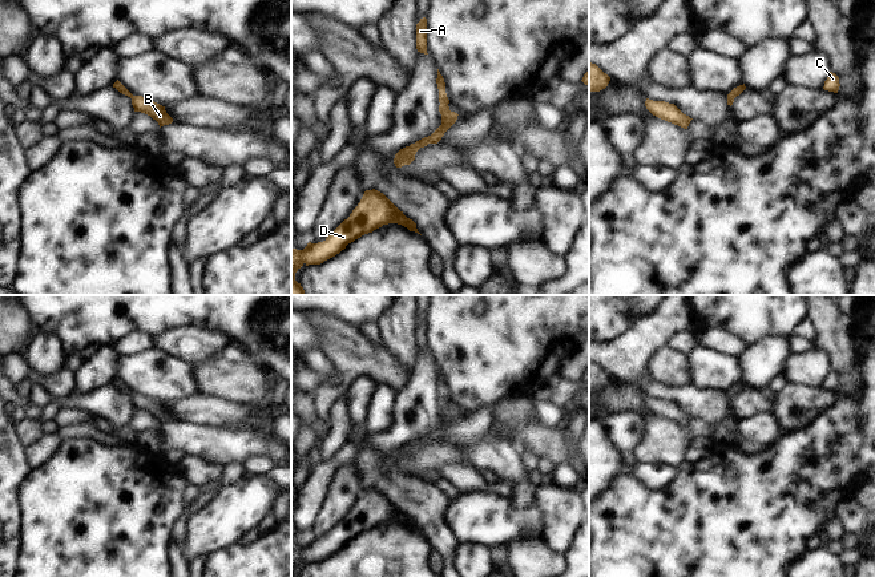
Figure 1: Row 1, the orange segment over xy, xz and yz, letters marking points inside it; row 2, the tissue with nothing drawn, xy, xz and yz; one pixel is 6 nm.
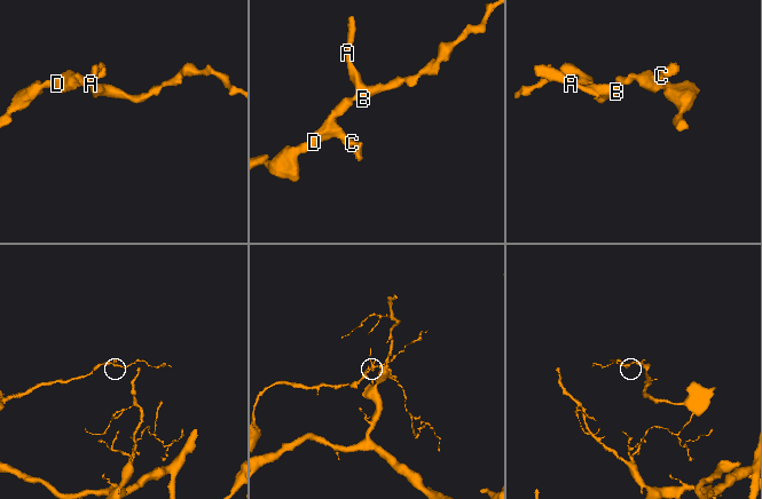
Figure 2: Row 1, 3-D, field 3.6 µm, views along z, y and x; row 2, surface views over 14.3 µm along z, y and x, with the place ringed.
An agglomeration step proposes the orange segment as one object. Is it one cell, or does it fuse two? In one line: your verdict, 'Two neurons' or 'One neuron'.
One neuron

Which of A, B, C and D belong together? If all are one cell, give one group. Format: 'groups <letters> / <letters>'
groups A B C D

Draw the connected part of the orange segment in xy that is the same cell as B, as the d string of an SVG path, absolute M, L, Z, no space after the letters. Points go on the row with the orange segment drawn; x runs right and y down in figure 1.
M118 80L113 84L113 88L132 98L134 112L141 112L150 116L158 122L160 128L173 122L173 118L166 113L165 106L142 96L133 96Z

